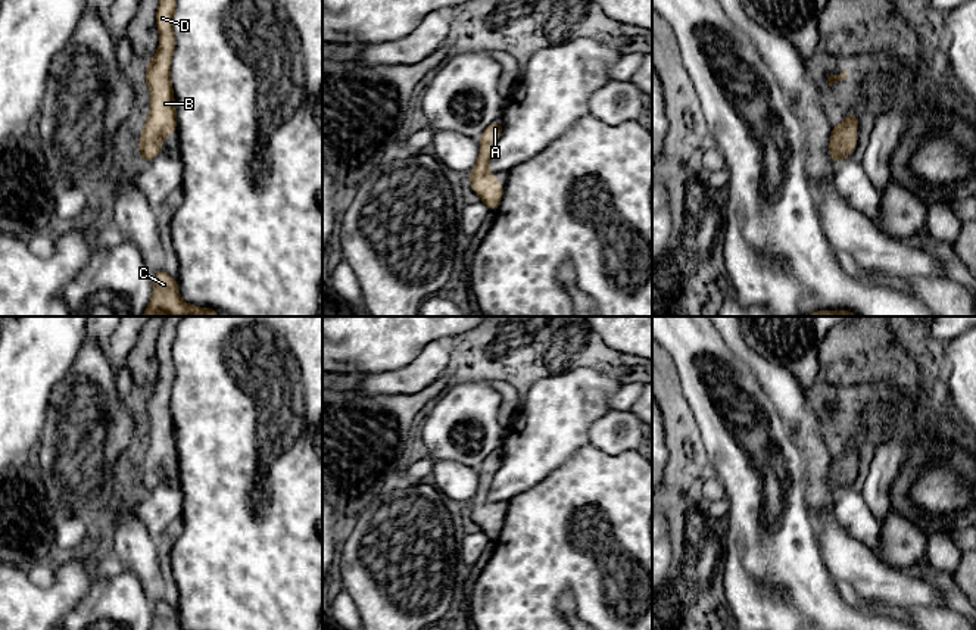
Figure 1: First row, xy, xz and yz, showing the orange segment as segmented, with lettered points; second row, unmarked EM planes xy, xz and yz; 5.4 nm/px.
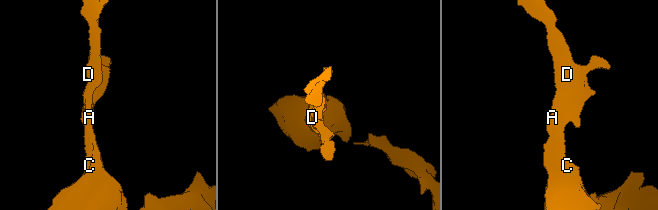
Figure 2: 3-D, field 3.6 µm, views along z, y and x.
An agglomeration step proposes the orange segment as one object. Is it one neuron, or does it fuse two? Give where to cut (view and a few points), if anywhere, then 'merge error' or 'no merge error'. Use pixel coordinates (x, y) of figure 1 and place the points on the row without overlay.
cut none; no merge error

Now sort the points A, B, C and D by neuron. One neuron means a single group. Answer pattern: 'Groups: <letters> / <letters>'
Groups: A B C D

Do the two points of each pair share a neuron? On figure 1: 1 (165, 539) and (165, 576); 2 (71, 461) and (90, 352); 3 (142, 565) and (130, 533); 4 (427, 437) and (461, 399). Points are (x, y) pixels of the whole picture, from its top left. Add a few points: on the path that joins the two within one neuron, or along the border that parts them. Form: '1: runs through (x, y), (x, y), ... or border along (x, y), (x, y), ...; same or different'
1: runs through (165, 548), (165, 567); same
2: runs through (84, 434), (90, 379); same
3: runs through (142, 558), (131, 540); same
4: runs through (436, 429), (457, 408); same

